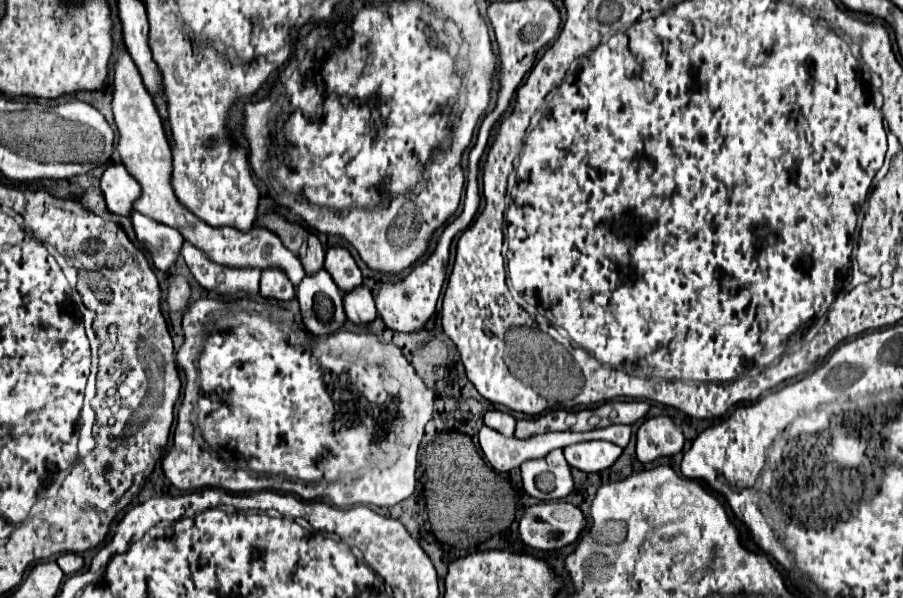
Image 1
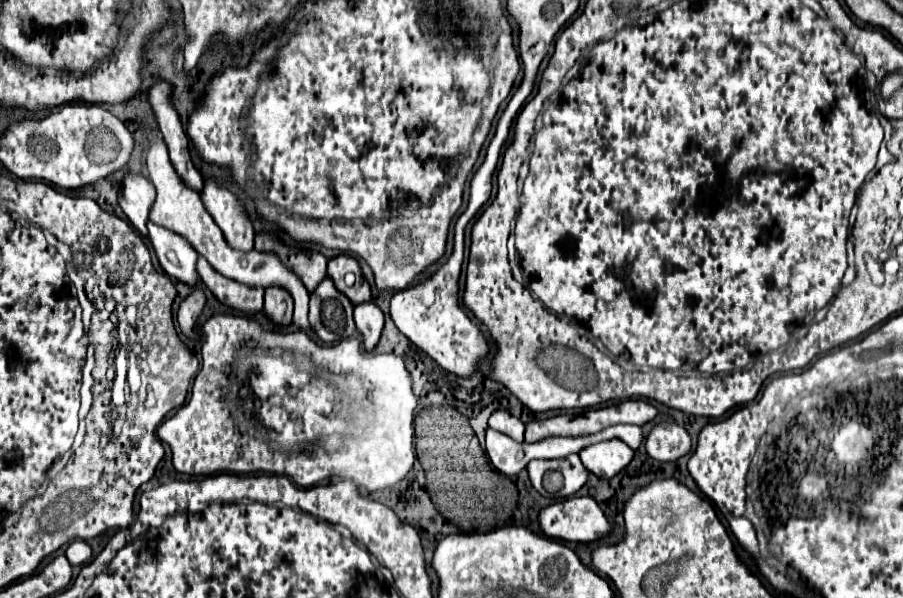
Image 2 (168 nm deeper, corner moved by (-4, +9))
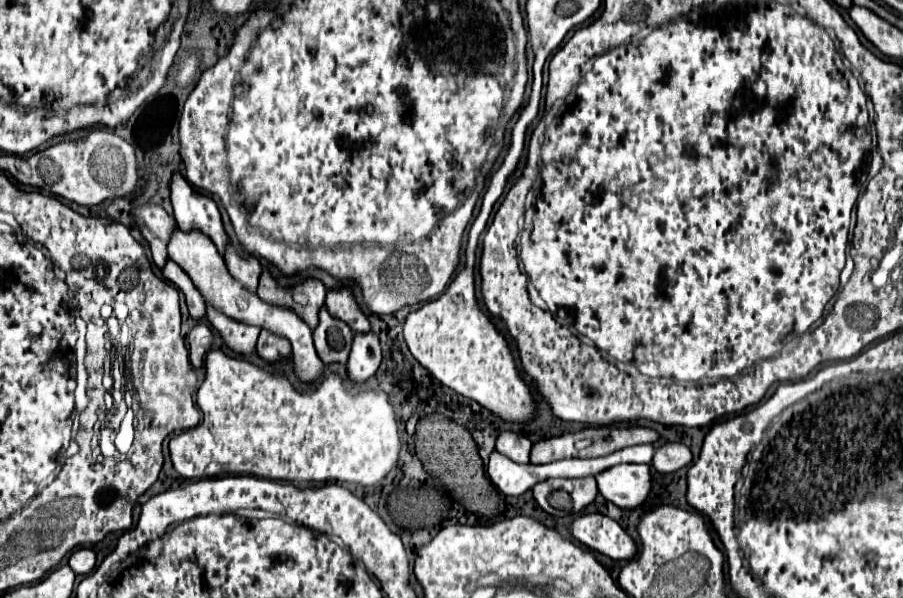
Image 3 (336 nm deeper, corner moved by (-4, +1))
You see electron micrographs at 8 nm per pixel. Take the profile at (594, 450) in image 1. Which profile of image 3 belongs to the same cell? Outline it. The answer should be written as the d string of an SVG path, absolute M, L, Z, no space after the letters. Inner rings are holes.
M616 465L596 475L598 491L620 509L638 509L650 495L650 465Z

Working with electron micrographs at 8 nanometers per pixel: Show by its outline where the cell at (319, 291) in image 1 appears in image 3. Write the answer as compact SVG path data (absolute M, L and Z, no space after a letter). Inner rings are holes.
M326 307L320 309L320 323L314 331L314 347L320 355L320 359L330 365L330 363L346 363L350 345L352 345L352 331L344 327L344 323L332 319L328 315Z

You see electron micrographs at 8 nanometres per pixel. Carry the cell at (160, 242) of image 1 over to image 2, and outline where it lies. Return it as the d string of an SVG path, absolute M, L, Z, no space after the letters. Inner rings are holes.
M148 221L148 239L158 255L162 269L168 275L172 275L178 281L184 281L188 285L198 281L198 273L194 267L198 253L182 235Z

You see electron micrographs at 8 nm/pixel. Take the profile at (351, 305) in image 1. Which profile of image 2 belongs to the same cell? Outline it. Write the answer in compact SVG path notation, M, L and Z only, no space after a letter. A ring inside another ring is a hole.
M374 299L364 301L360 305L354 307L354 321L358 331L362 333L364 339L364 347L368 351L372 351L380 339L382 327L384 327L384 313L382 309L376 305Z

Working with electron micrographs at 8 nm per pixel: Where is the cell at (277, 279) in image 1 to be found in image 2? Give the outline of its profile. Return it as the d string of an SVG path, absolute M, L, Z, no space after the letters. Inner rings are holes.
M274 285L266 289L264 311L274 323L288 325L292 321L292 309L294 309L294 301L286 289L274 287Z

